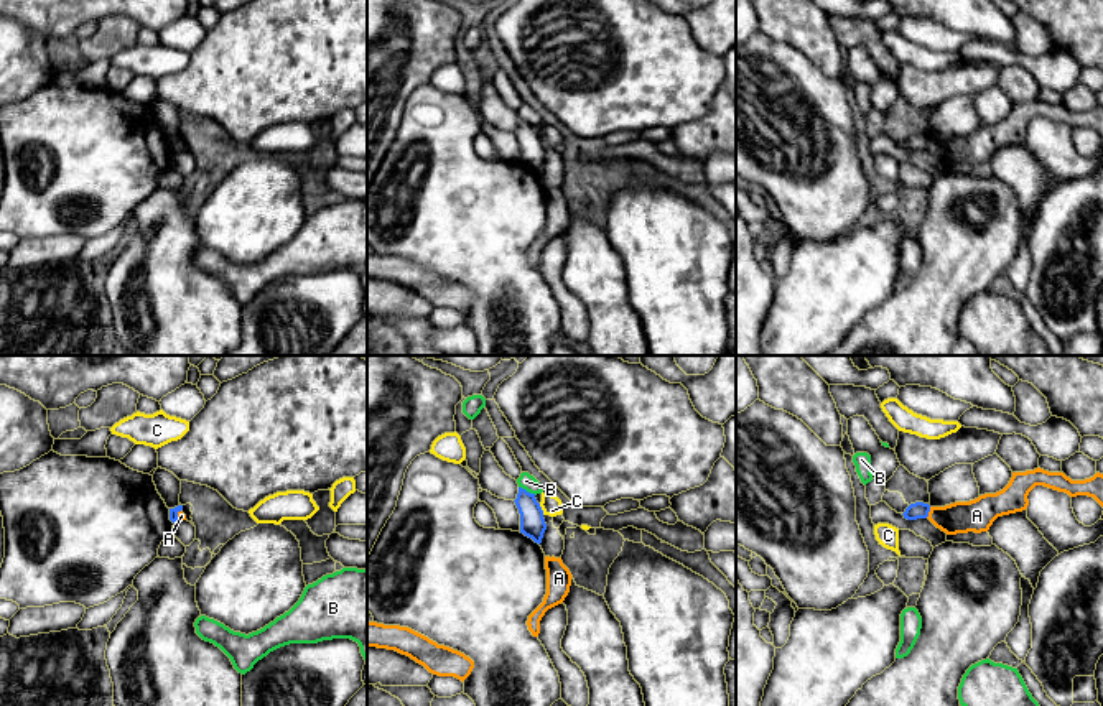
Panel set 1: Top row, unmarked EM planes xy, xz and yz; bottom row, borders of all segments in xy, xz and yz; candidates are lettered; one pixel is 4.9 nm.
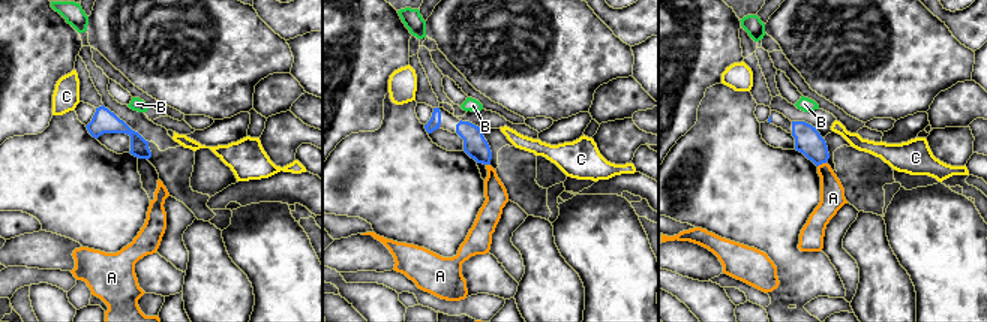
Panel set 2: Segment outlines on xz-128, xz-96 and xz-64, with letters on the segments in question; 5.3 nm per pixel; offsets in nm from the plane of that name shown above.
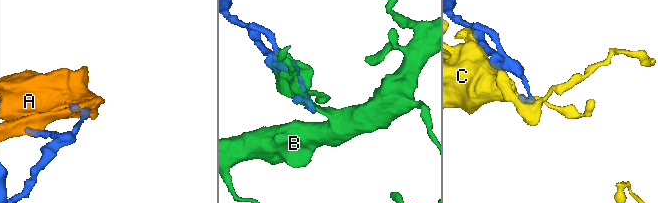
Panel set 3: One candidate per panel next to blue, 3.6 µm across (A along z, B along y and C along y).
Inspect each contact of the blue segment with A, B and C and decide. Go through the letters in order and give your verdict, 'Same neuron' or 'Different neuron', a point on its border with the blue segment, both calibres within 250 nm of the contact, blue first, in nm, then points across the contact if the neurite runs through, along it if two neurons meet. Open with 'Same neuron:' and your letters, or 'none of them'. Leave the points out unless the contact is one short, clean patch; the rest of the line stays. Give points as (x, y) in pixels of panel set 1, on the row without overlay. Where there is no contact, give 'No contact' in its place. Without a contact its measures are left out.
Same neuron: none of them
A: Different neuron. Touches blue at yz (929, 142). Thickness 80 nm (blue) against 160 nm. Boundary: yz (930, 139), (926, 148)
B: Different neuron. Touches blue at xz (525, 122). Thickness 130 nm (blue) against 80 nm
C: Different neuron. Touches blue at xz (540, 140). Thickness 130 nm (blue) against 100 nm

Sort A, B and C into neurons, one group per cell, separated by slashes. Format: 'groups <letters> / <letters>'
groups A / B / C

